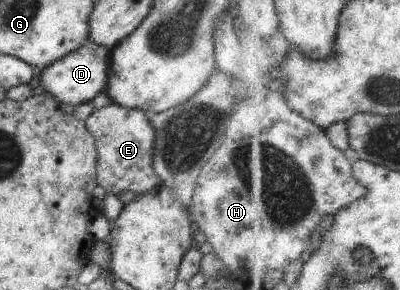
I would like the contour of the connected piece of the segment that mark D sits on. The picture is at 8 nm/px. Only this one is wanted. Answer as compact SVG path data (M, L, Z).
M86 42L82 47L74 49L66 57L56 59L51 66L37 72L35 82L44 87L45 92L50 93L58 103L65 105L79 105L90 102L100 91L106 87L106 79L110 71L111 49L96 45L96 43Z

